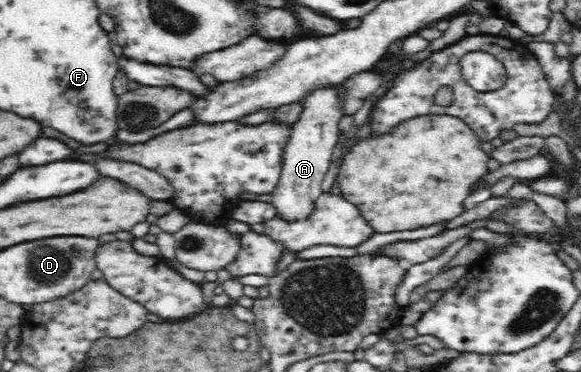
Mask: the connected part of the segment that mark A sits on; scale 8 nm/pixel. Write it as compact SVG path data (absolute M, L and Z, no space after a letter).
M323 86L322 88L314 89L310 91L304 98L300 99L300 106L302 106L302 111L300 111L299 119L294 122L293 131L291 132L291 137L289 138L289 142L285 147L285 151L282 155L282 171L280 171L280 179L278 179L277 187L272 191L272 200L271 202L274 204L277 215L281 219L286 219L286 222L298 222L302 219L307 219L310 216L310 213L314 211L314 201L318 200L323 195L323 189L321 188L322 183L325 181L325 175L328 171L328 166L330 166L330 157L332 157L332 149L335 148L336 141L339 141L339 129L338 124L339 121L345 116L343 112L343 101L338 96L339 87L327 87Z

